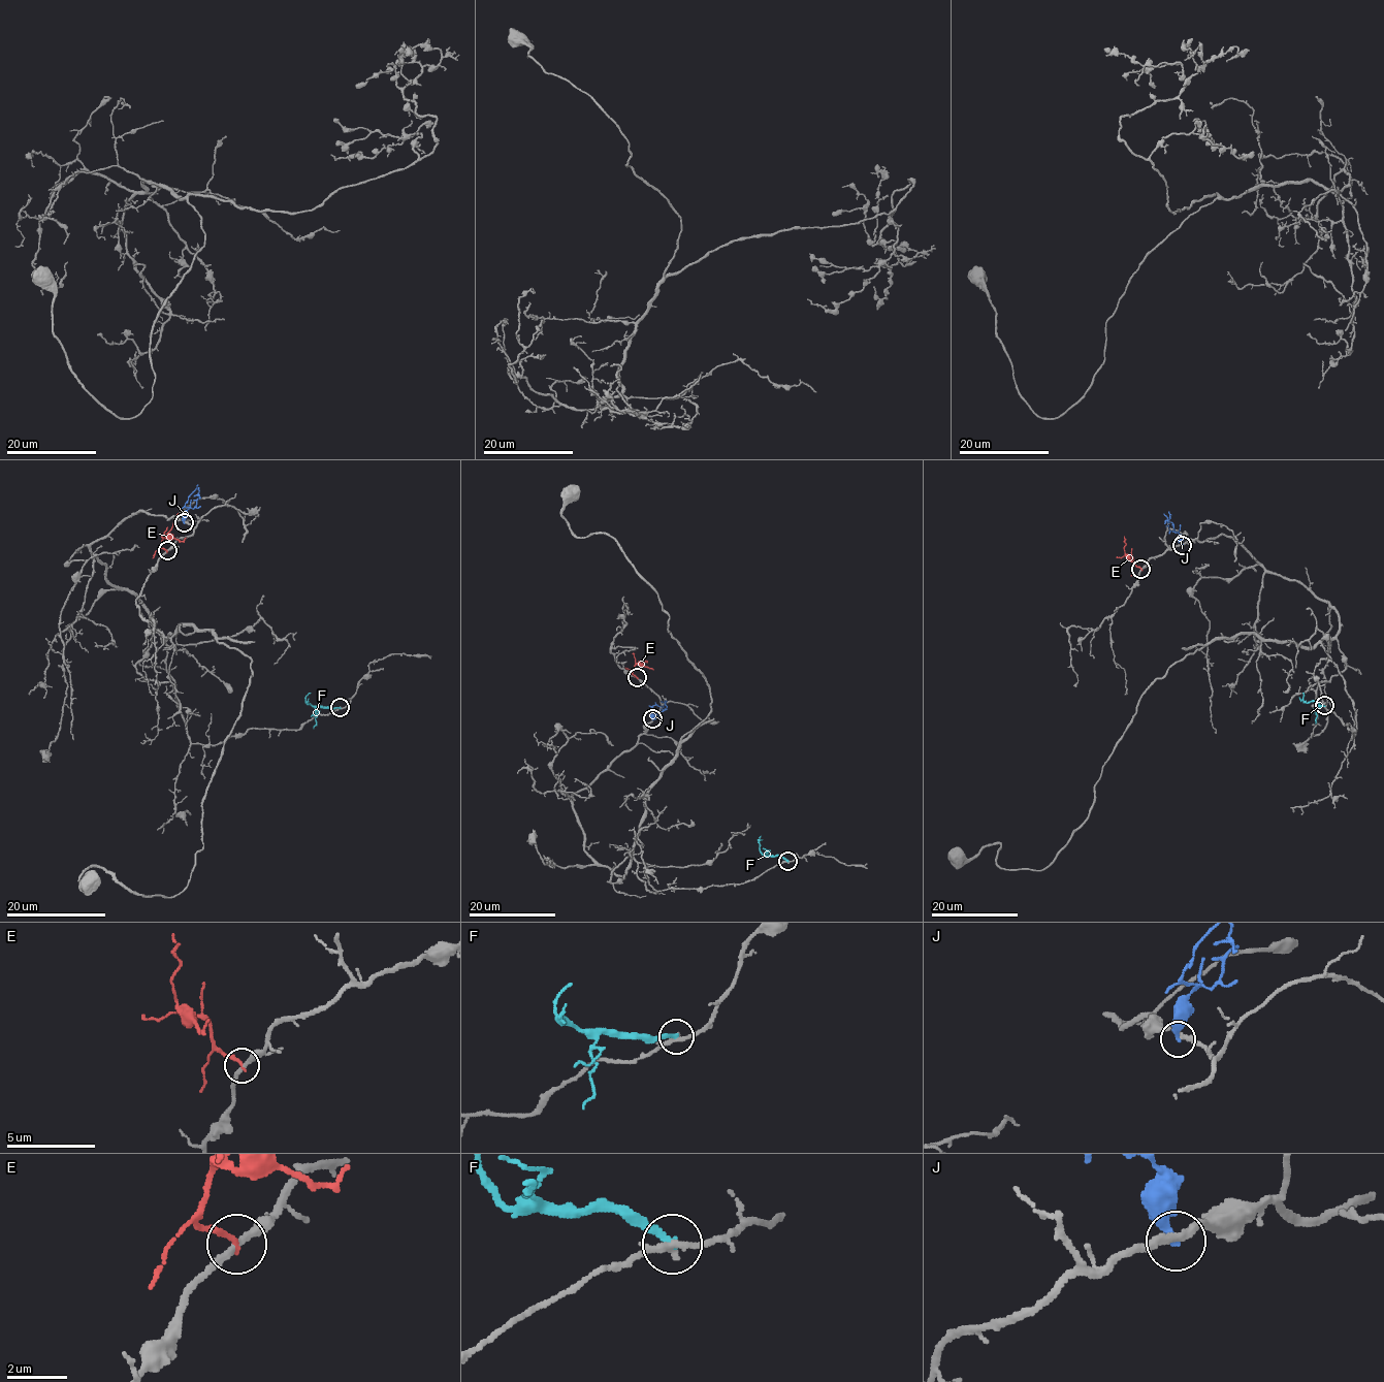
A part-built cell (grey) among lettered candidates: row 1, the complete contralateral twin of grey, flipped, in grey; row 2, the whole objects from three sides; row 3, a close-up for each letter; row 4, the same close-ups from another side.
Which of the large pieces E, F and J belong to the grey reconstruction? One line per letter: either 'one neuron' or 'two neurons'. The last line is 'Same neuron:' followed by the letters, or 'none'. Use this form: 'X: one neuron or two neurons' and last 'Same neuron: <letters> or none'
E: two neurons
F: two neurons
J: two neurons
Same neuron: none

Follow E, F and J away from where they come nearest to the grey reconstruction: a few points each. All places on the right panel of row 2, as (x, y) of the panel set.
E: (1141, 569), (1124, 550), (1124, 536)
F: (1324, 705), (1305, 701), (1302, 693)
J: (1183, 545), (1181, 536), (1168, 527), (1168, 511)

